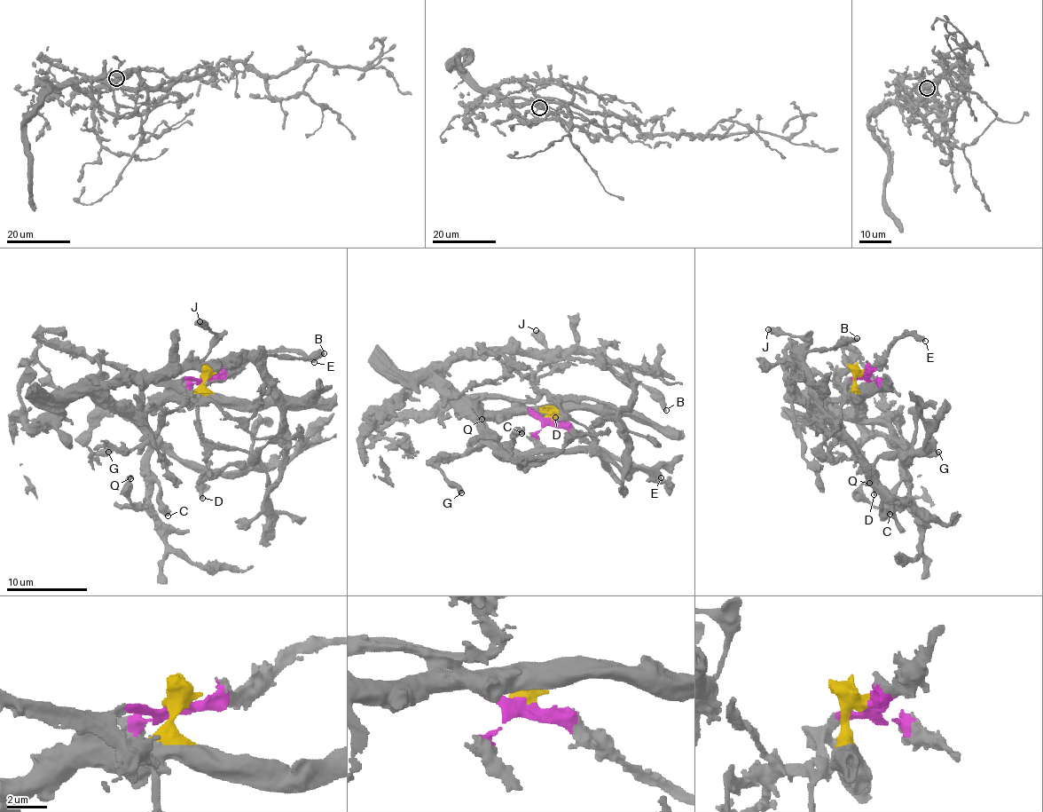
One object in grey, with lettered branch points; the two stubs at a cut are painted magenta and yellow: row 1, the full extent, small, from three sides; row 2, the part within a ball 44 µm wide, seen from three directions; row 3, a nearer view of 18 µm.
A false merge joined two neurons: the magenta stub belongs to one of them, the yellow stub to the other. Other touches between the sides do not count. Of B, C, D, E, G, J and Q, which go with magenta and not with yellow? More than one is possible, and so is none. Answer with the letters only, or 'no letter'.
D, E

